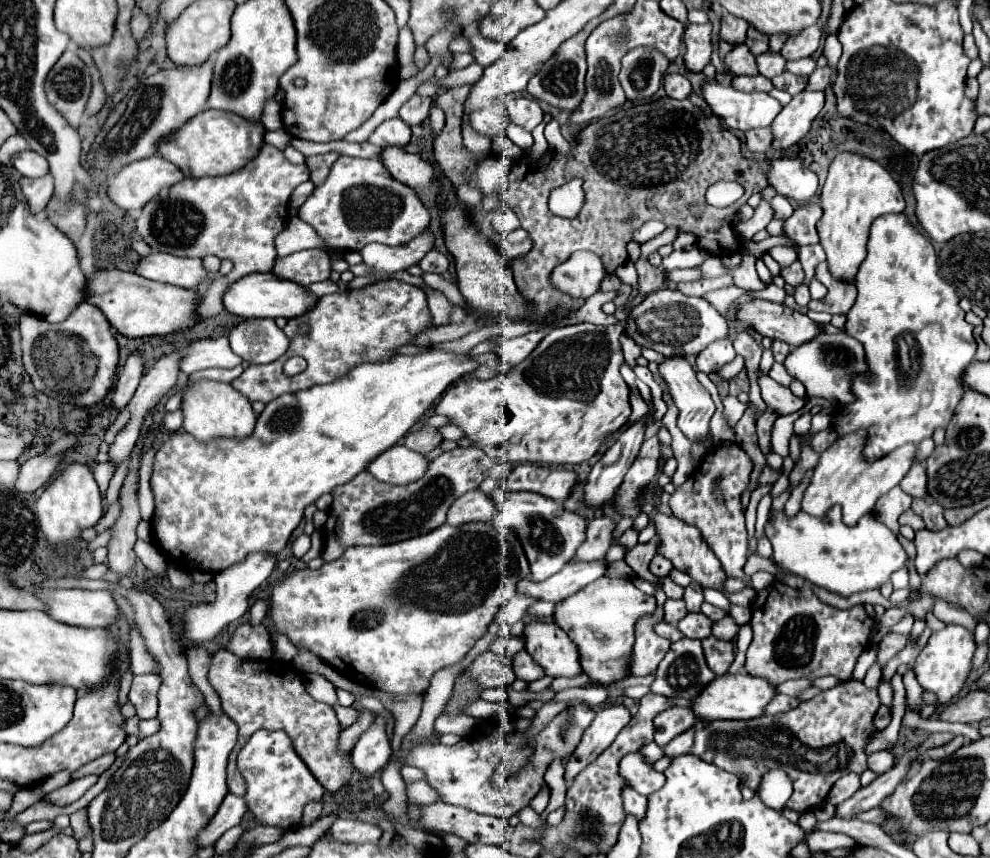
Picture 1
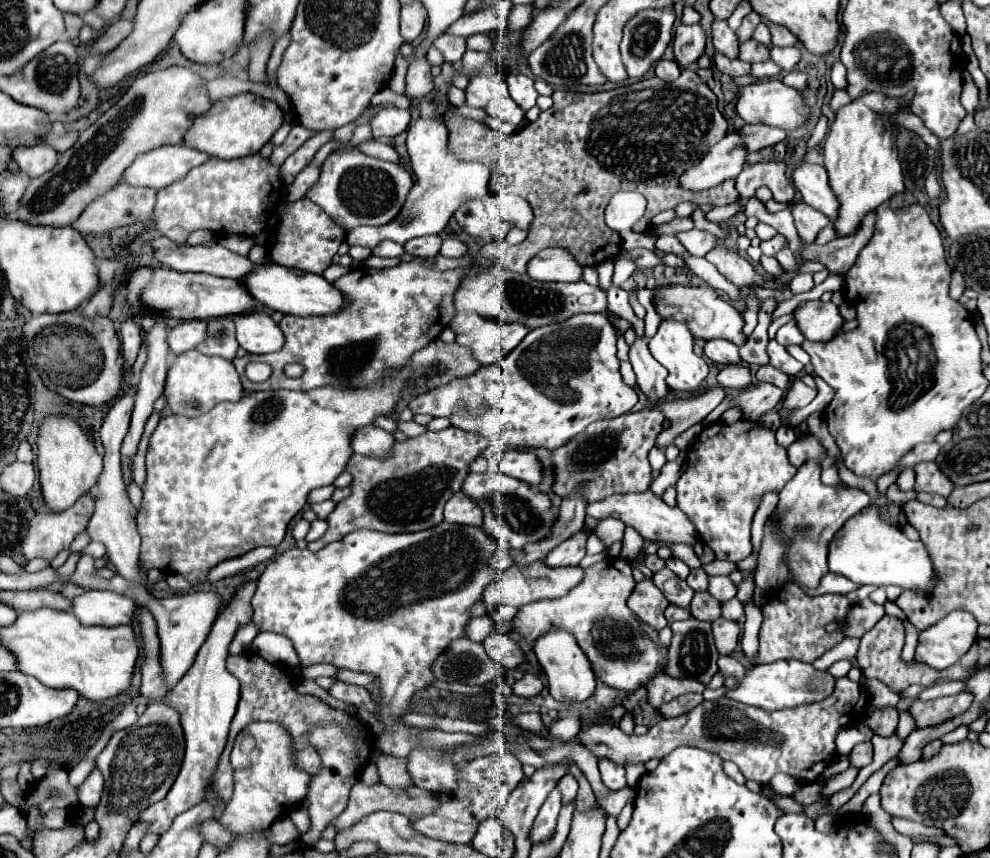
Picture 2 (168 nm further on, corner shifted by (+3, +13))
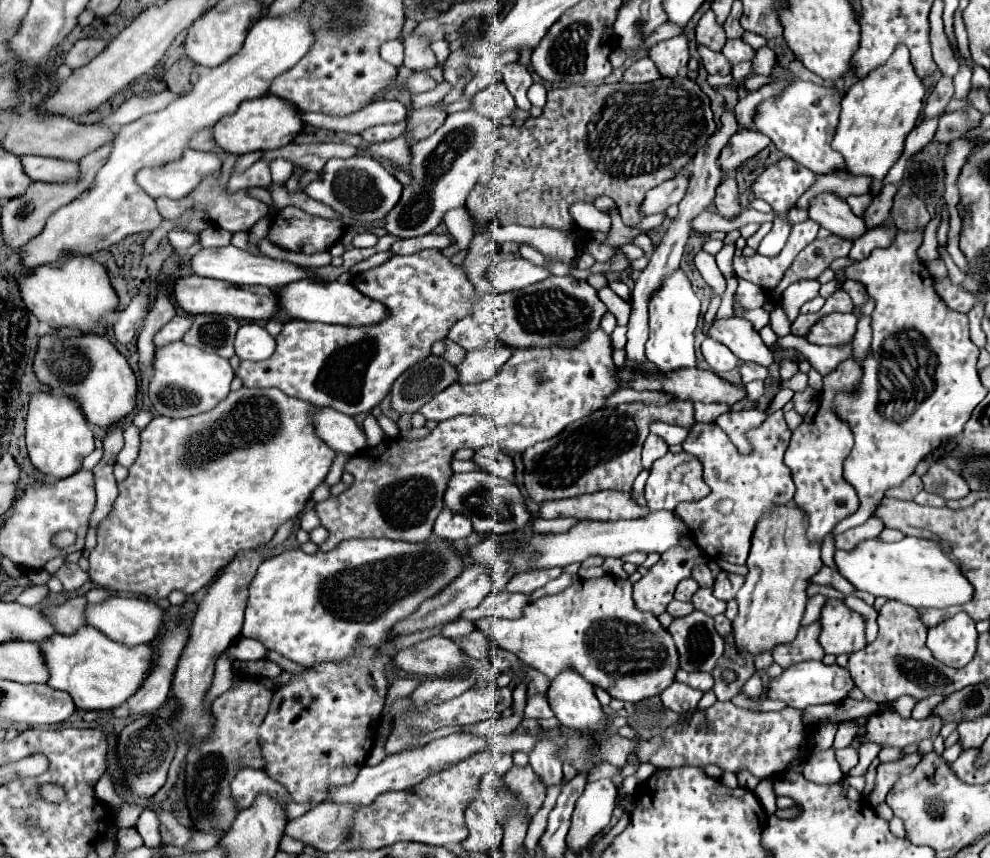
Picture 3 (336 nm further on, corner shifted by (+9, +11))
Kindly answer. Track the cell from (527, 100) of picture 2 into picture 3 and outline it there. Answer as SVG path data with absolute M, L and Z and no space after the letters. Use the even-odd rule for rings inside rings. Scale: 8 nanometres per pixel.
M512 62L512 64L506 64L502 66L502 76L504 76L504 82L508 86L508 92L514 96L516 100L516 106L520 110L526 110L530 112L532 104L530 100L526 98L526 90L532 86L532 72L528 70L528 66L524 64L518 64L518 62Z

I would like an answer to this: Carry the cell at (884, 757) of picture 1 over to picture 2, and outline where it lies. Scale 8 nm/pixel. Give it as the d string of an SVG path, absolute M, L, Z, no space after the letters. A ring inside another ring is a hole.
M862 742L862 744L858 744L858 746L850 752L850 762L852 762L852 766L856 766L856 768L868 766L868 764L872 762L872 752L874 752L872 742Z

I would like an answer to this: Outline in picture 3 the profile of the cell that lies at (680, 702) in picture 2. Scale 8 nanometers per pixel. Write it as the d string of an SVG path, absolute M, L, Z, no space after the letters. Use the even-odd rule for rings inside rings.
M674 682L672 686L668 686L664 692L662 692L662 702L668 710L674 710L678 714L684 714L688 710L694 710L698 700L702 698L702 692L696 690L696 688L690 688L688 684L680 684L680 682Z

